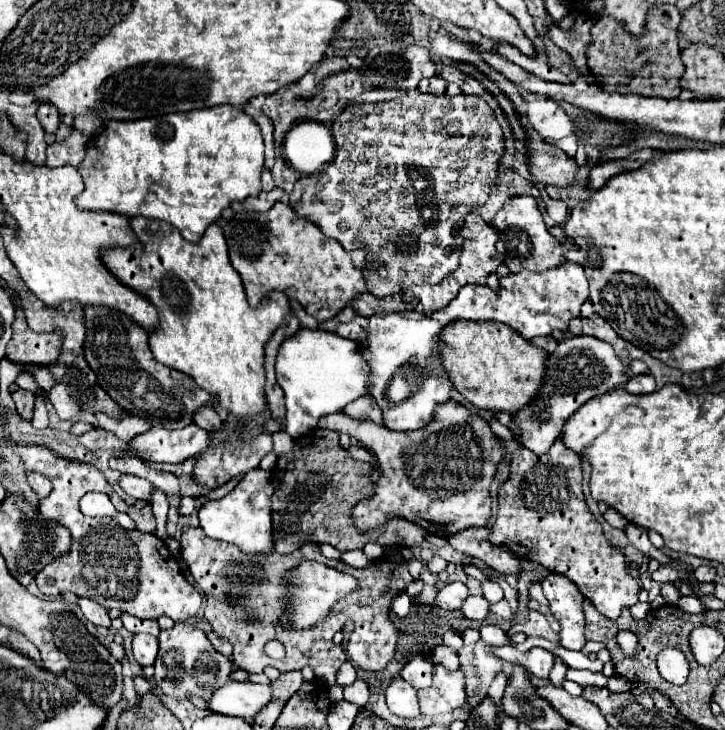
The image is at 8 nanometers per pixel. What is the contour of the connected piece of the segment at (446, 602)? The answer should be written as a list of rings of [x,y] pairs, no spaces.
[[[449,582],[437,590],[433,606],[439,606],[443,610],[459,610],[465,598],[467,598],[467,586],[463,582]]]

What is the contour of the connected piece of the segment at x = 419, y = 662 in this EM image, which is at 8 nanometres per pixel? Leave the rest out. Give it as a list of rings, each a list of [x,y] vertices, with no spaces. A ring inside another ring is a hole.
[[[409,656],[405,666],[401,668],[401,676],[415,688],[421,690],[421,686],[429,686],[429,670],[433,670],[433,662],[427,656]]]

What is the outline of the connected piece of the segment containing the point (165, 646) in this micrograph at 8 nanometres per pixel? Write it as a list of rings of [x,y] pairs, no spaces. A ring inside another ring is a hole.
[[[191,622],[175,624],[169,630],[159,632],[159,656],[155,660],[155,682],[165,696],[171,698],[187,698],[187,694],[209,698],[217,686],[223,686],[231,672],[231,662],[219,654],[211,642],[207,640],[205,632],[193,626]]]

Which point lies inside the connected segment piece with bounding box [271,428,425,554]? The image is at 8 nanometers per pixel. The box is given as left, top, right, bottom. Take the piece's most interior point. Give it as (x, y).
(317, 484)

